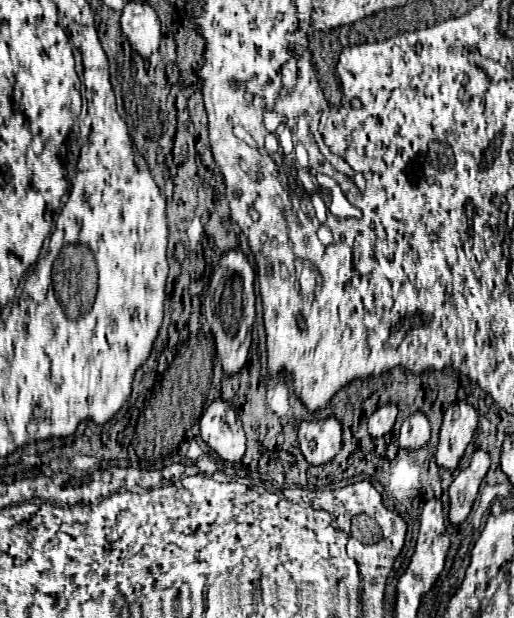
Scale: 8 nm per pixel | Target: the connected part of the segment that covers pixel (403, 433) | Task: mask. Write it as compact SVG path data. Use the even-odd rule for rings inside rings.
M414 412L402 424L398 444L406 450L420 450L430 442L430 422L422 412Z

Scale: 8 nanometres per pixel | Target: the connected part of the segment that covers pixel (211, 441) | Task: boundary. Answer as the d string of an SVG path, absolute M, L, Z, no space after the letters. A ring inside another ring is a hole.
M214 400L200 418L202 440L228 462L240 462L246 452L246 434L240 418L230 418L230 404Z

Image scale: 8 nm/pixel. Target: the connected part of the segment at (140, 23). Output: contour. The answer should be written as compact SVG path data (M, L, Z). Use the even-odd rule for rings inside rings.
M128 2L122 12L122 32L128 36L132 48L148 58L158 50L162 32L156 10L148 2Z

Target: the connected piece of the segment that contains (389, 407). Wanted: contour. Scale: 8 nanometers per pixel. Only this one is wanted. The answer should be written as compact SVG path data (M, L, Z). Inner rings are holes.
M386 404L386 406L378 408L370 416L370 420L368 420L368 432L370 432L370 436L372 438L386 436L392 430L394 422L396 422L396 412L398 412L396 410L396 404Z

